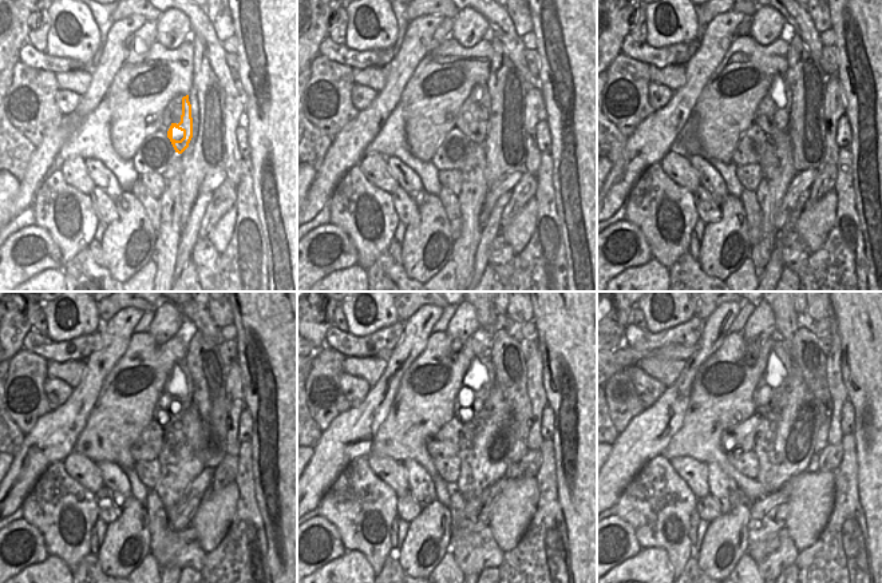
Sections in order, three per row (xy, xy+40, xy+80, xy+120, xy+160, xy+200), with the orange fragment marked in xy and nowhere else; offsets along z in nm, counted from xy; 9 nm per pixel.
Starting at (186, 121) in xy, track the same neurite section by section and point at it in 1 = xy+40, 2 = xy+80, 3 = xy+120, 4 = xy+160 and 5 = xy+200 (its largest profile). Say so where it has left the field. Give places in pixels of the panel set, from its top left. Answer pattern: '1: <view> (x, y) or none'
1: xy+40 (481, 118)
2: xy+80 (779, 119)
3: xy+120 (188, 400)
4: xy+160 (485, 360)
5: xy+200 (779, 356)

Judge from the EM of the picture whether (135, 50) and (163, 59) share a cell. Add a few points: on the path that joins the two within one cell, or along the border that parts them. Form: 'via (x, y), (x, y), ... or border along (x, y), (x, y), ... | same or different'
border along (155, 40), (142, 62), (125, 64) | different

